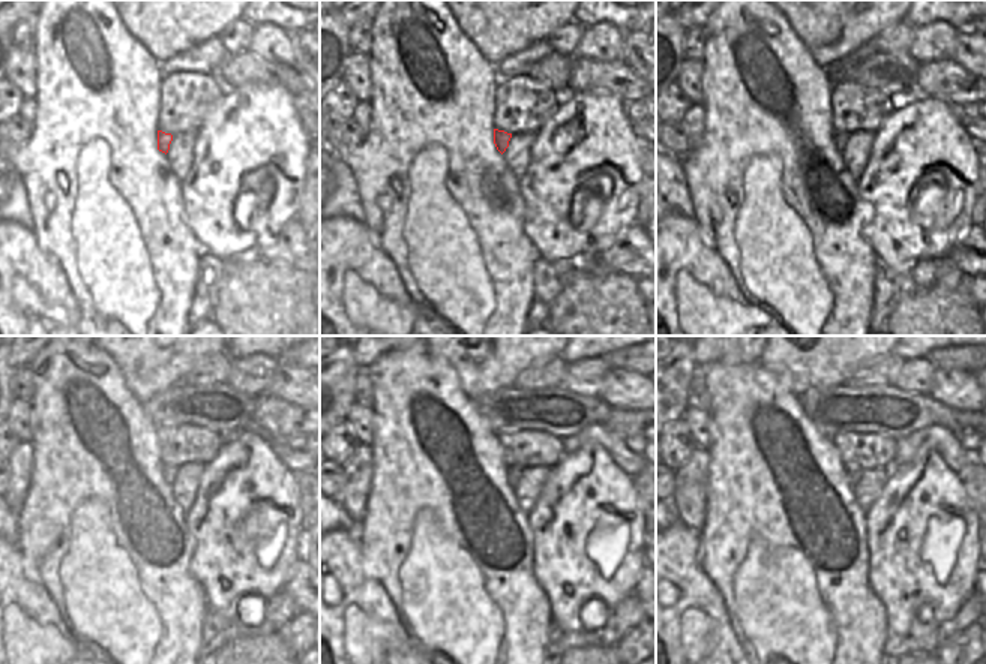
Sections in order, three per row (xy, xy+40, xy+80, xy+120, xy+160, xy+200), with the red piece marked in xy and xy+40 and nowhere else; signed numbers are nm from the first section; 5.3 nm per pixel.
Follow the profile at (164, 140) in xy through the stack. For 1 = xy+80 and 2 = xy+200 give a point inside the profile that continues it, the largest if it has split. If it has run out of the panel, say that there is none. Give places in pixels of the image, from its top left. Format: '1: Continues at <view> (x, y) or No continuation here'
1: Continues at xy+80 (839, 138)
2: Continues at xy+200 (853, 474)

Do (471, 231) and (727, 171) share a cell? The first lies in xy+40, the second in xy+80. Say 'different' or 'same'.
same

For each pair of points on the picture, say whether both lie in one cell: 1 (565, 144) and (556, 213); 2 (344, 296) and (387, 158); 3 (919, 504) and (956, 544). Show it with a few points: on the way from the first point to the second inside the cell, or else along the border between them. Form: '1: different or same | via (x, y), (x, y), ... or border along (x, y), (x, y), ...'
1: same | via (562, 161), (562, 171), (556, 177), (556, 197)
2: different | border along (363, 224), (369, 231), (369, 240), (386, 257)
3: same | via (925, 514), (946, 535)

